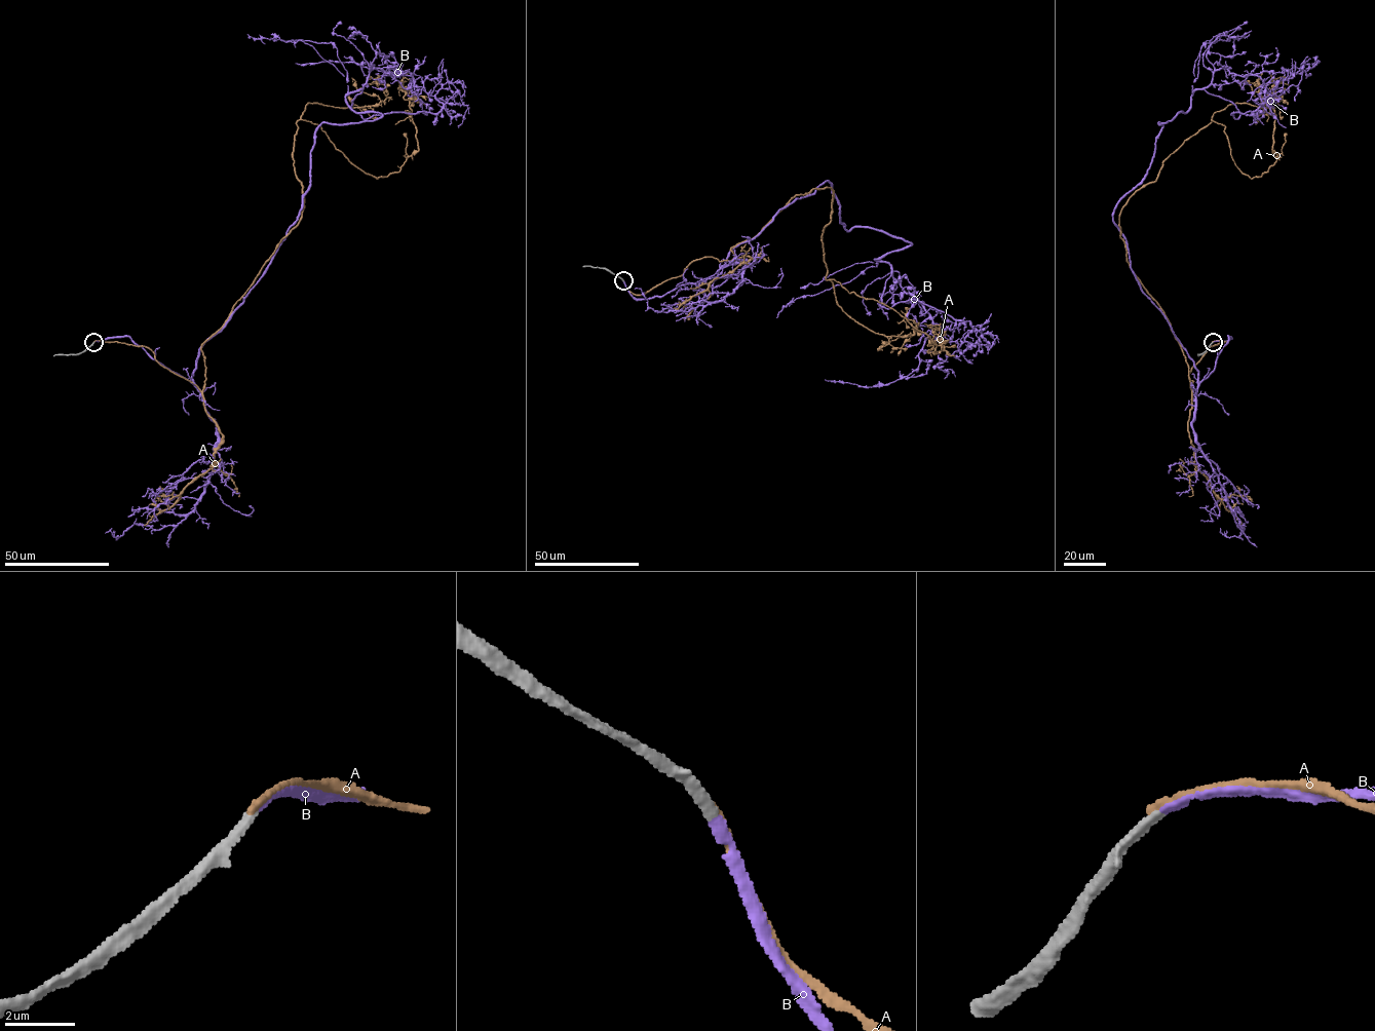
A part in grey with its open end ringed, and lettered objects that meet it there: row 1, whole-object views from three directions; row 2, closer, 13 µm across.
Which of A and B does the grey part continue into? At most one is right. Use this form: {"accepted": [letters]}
{"accepted": ["B"]}

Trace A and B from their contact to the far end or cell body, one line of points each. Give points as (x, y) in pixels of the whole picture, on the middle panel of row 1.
A: (622, 280), (644, 295), (697, 259), (731, 260), (796, 194), (830, 187), (826, 279), (941, 345), (937, 330)
B: (623, 280), (698, 282), (828, 181), (846, 229), (911, 243), (875, 259), (881, 306), (969, 321), (955, 376)

